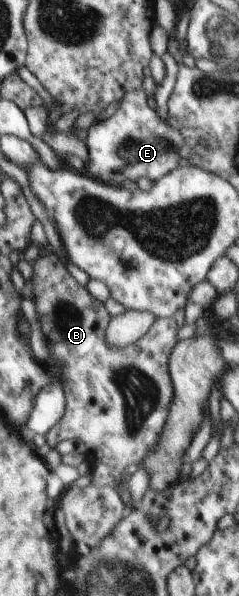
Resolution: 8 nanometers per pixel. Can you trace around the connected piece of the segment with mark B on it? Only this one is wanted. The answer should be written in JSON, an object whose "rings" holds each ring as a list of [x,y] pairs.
{"rings":[[[57,254],[35,256],[31,262],[33,277],[30,281],[33,283],[35,293],[33,297],[35,309],[39,315],[43,335],[51,348],[51,355],[57,363],[56,366],[61,369],[60,384],[66,399],[65,413],[57,425],[46,433],[46,442],[51,448],[55,448],[65,439],[80,439],[93,457],[93,469],[90,474],[92,484],[113,487],[115,491],[119,491],[121,497],[128,499],[123,472],[131,463],[142,465],[143,459],[147,459],[151,449],[158,444],[173,401],[174,389],[169,373],[169,355],[173,347],[181,341],[177,336],[179,329],[177,322],[174,317],[156,318],[149,333],[137,343],[125,349],[109,347],[105,341],[108,326],[105,304],[95,299],[95,309],[91,309],[93,297],[86,286],[75,281]]]}

